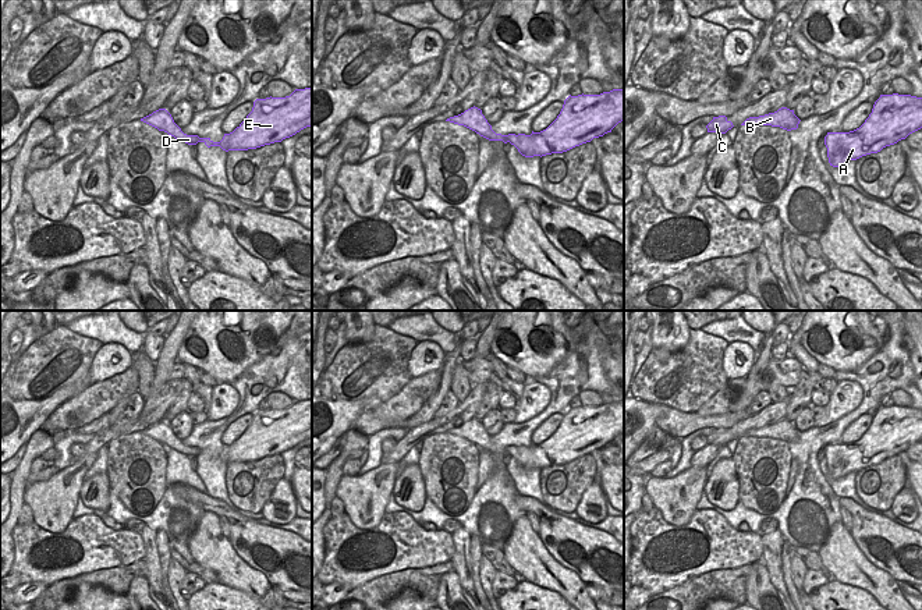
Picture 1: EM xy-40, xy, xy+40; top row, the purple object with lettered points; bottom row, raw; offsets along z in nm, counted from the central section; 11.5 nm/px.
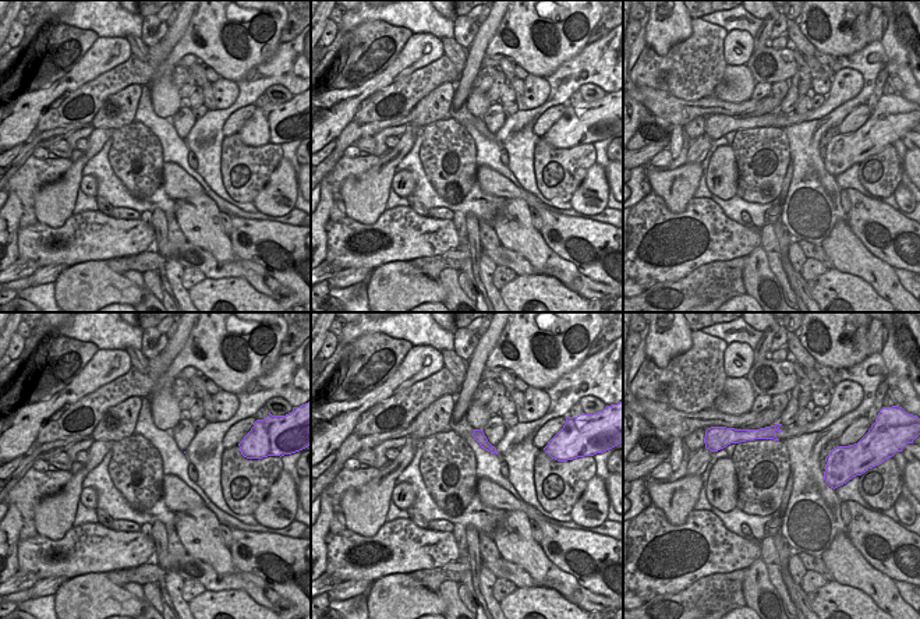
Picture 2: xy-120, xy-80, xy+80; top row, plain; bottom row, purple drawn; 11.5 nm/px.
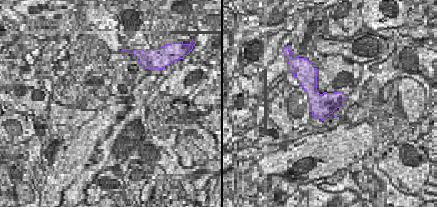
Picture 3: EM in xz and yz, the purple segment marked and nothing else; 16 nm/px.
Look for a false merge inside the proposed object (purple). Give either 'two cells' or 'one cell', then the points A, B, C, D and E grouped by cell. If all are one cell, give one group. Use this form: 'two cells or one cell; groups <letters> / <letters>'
one cell; groups A B C D E

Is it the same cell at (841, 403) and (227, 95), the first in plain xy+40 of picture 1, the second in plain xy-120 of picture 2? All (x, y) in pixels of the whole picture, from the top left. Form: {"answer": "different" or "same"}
{"answer": "same"}

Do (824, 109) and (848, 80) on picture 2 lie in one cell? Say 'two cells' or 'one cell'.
one cell

